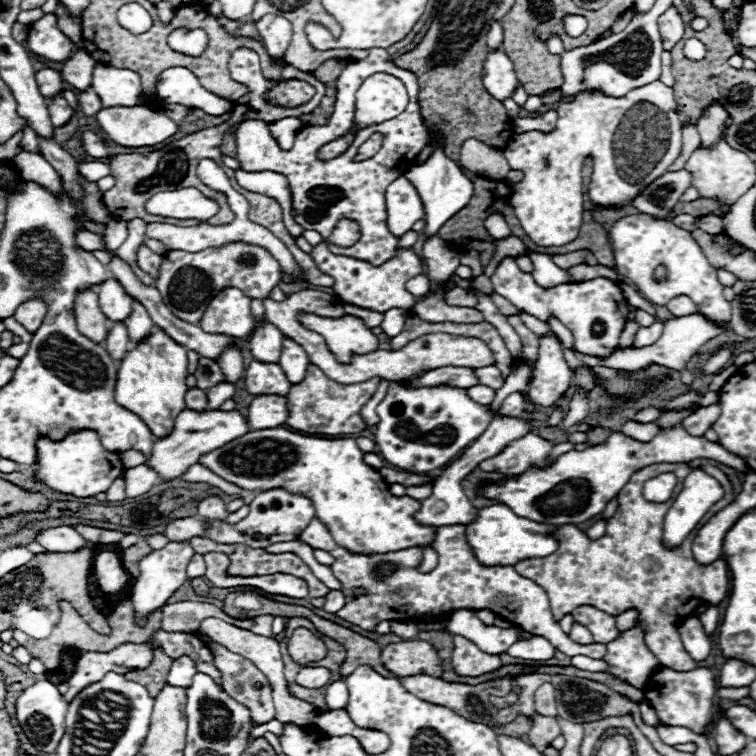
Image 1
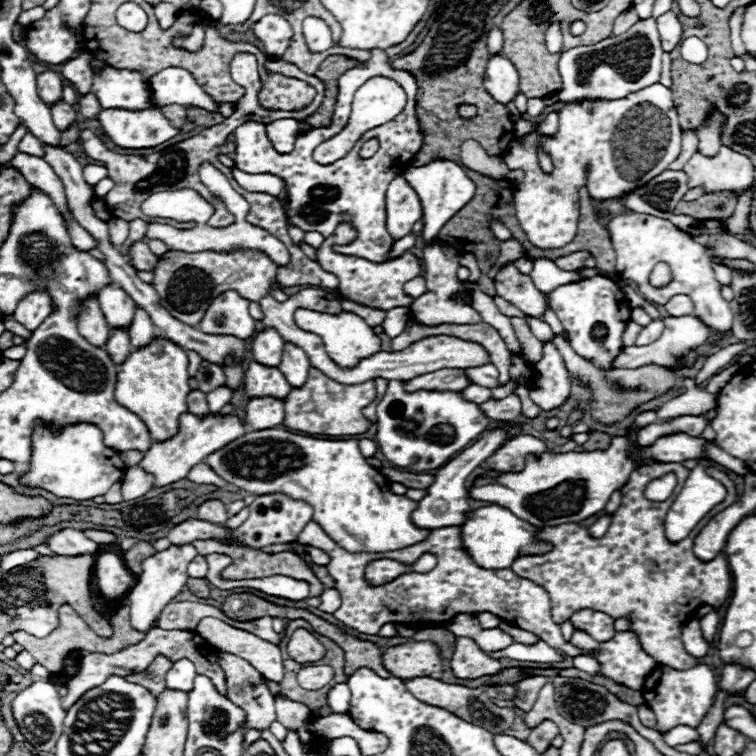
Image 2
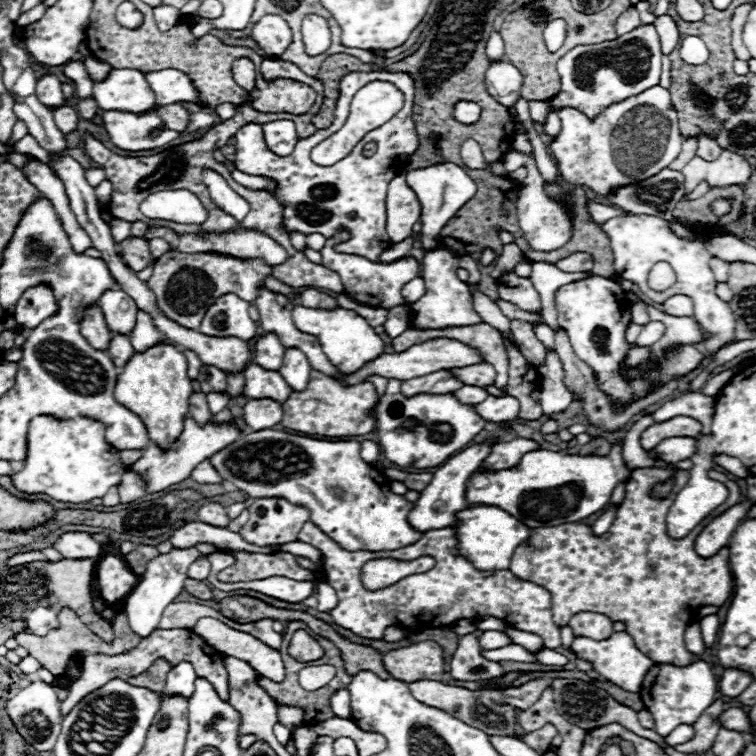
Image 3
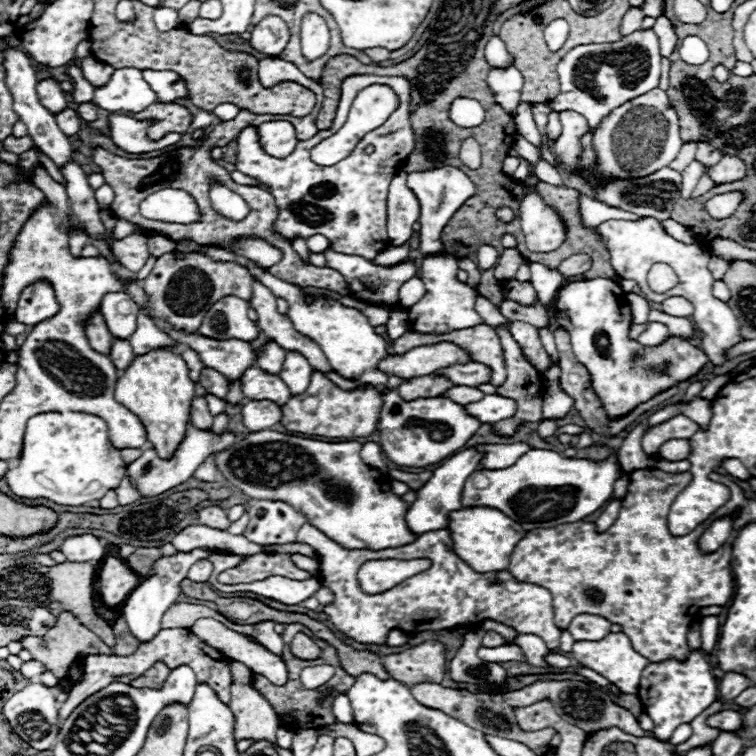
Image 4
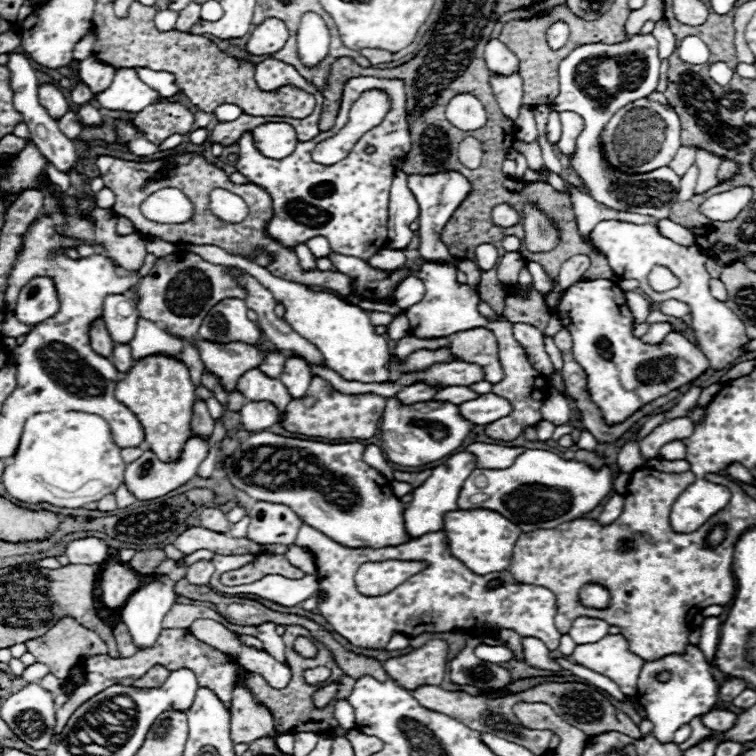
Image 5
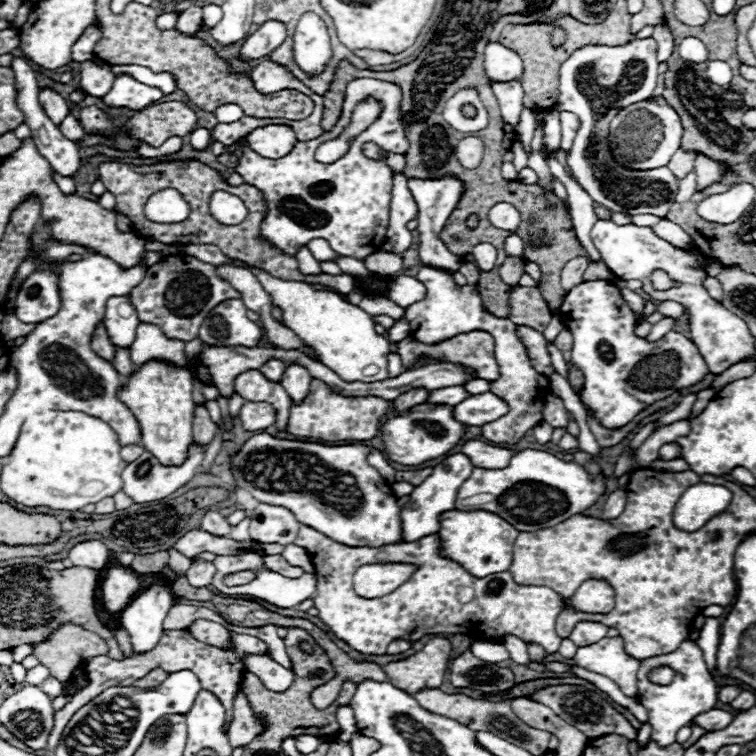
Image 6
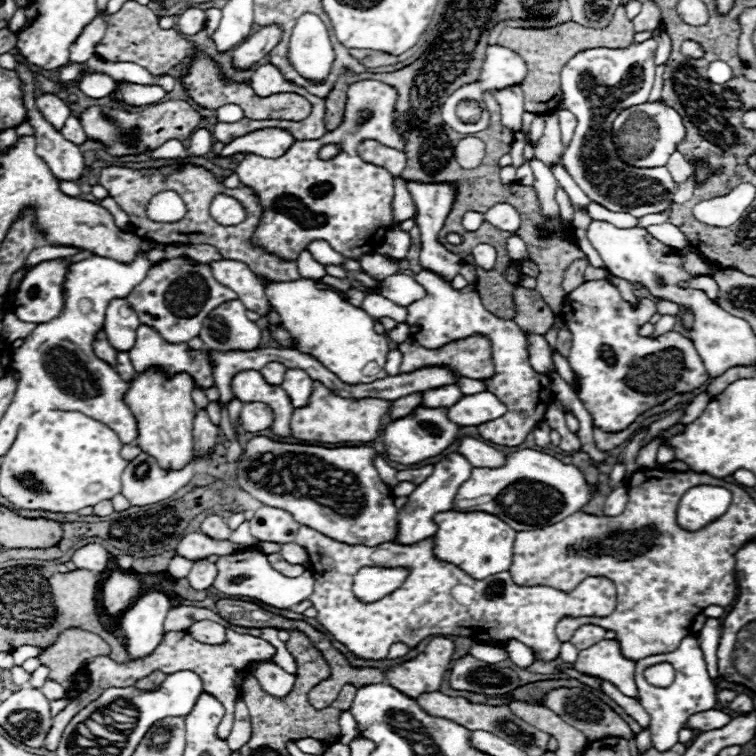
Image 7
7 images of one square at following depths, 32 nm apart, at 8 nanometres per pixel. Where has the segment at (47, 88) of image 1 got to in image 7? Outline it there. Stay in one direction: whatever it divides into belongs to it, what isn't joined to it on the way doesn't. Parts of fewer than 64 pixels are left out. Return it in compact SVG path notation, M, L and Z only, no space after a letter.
M44 92L44 94L38 98L38 106L40 106L40 112L44 114L44 118L46 118L48 122L52 122L52 126L58 128L58 130L64 126L66 118L70 116L68 104L66 104L60 96L56 96L56 94Z

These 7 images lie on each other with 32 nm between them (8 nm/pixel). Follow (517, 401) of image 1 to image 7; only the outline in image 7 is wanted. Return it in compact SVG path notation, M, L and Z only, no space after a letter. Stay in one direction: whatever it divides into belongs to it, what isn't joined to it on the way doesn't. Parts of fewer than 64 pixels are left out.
M480 392L464 396L460 402L450 406L448 418L460 426L476 426L504 416L506 410L508 408L492 392Z

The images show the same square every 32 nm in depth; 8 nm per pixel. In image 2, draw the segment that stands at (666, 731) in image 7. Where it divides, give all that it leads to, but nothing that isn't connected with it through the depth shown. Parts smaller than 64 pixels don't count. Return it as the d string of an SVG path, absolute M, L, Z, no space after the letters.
M698 664L690 670L674 670L668 666L656 666L650 674L648 680L644 682L642 694L644 702L654 710L656 720L658 720L658 730L670 730L674 726L690 726L698 728L704 716L708 714L710 706L714 704L718 692L718 682L712 670L706 664Z

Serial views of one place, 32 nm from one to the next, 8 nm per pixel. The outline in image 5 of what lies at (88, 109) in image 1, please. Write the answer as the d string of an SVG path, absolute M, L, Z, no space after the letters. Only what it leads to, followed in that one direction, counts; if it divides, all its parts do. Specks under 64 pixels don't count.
M82 104L82 106L78 106L78 118L80 118L82 124L92 126L92 124L100 122L100 112L98 112L98 108L92 106L92 104Z

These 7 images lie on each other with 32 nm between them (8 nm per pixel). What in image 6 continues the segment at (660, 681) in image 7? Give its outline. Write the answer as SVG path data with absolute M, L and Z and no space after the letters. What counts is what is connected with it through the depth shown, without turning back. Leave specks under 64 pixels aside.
M658 668L650 674L650 680L656 684L668 684L674 678L674 672L670 668Z

